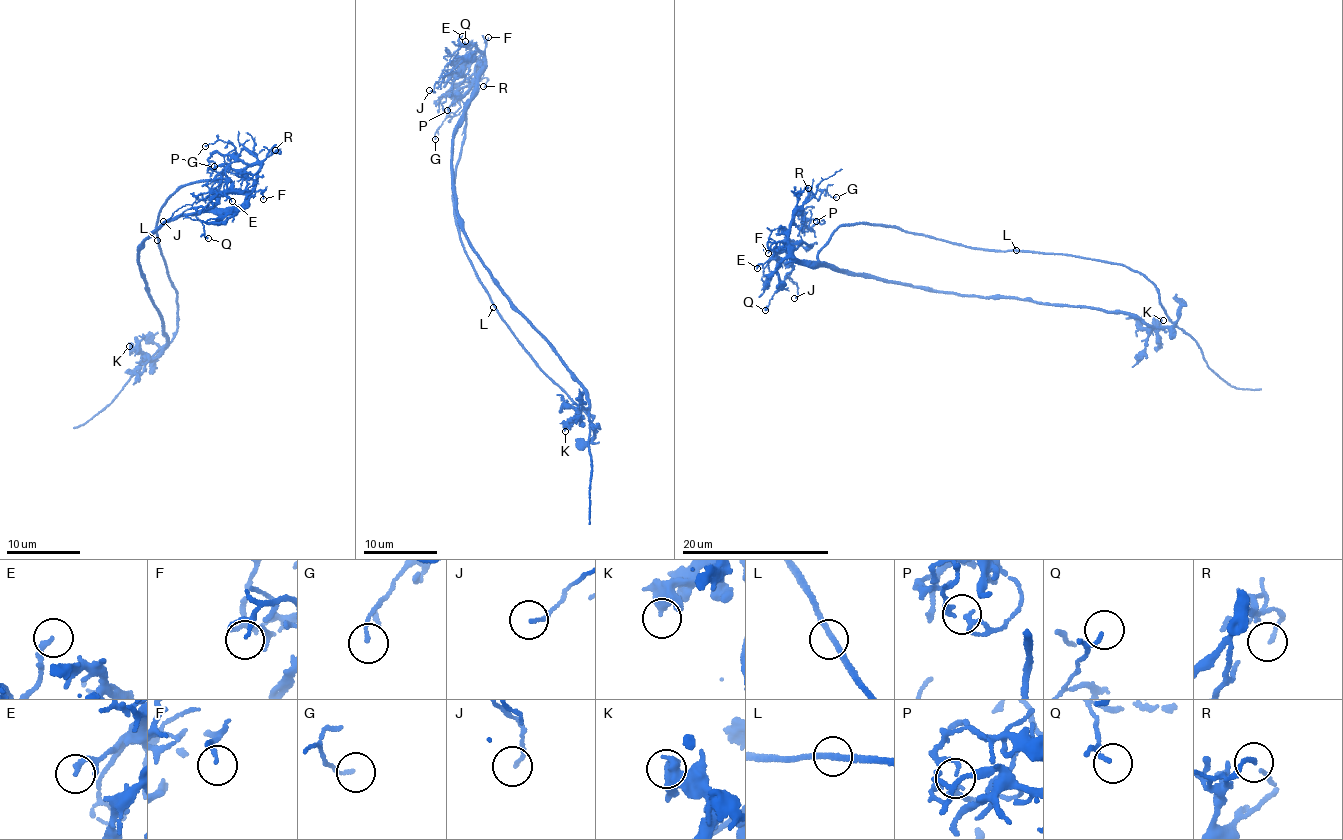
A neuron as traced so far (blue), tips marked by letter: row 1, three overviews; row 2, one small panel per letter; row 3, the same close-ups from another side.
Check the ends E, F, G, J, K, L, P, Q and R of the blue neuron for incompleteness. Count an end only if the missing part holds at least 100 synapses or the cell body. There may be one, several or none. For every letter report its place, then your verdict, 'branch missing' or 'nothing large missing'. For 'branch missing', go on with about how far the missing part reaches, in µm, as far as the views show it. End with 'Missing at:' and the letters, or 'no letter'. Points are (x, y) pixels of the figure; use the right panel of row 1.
E: (757, 268) | nothing large missing
F: (768, 253) | nothing large missing
G: (836, 197) | nothing large missing
J: (794, 298) | nothing large missing
K: (1163, 320) | nothing large missing
L: (1016, 250) | nothing large missing
P: (816, 221) | nothing large missing
Q: (765, 310) | nothing large missing
R: (808, 188) | nothing large missing
Missing at: no letter

